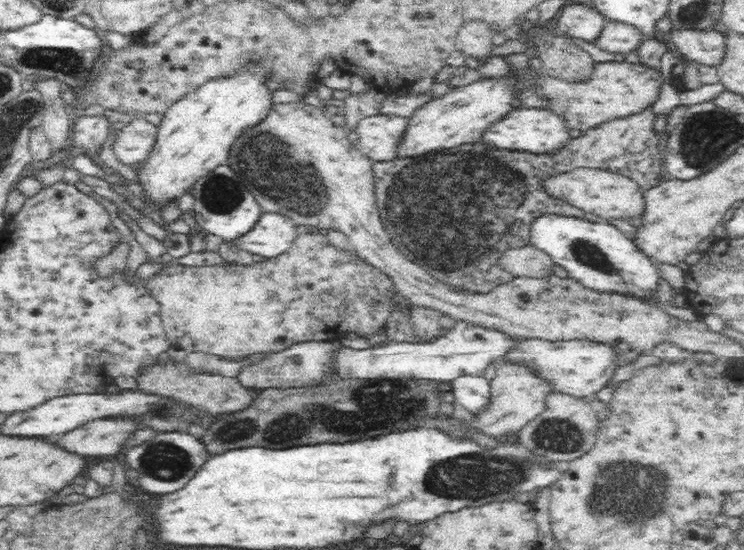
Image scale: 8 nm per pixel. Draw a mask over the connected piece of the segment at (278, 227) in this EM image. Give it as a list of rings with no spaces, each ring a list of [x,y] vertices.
[[[262,212],[247,233],[229,241],[238,250],[271,259],[291,248],[292,241],[298,236],[296,226],[288,216],[277,212]]]

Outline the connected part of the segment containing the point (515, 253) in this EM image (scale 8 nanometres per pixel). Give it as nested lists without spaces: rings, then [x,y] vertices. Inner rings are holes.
[[[525,243],[508,246],[495,264],[514,278],[544,278],[553,274],[555,264],[550,257],[536,247]]]

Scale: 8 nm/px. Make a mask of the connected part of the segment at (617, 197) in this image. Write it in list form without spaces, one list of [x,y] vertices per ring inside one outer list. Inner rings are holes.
[[[576,167],[570,172],[562,172],[562,174],[554,174],[540,179],[539,184],[547,199],[561,201],[562,204],[569,205],[570,208],[577,209],[580,213],[591,212],[596,216],[601,216],[605,222],[613,218],[638,218],[644,208],[643,189],[636,181],[605,170]]]

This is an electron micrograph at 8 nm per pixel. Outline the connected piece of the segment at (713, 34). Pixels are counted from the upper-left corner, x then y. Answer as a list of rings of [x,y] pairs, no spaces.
[[[673,30],[665,40],[670,46],[676,46],[685,60],[708,66],[717,67],[725,55],[725,36],[716,30]]]

